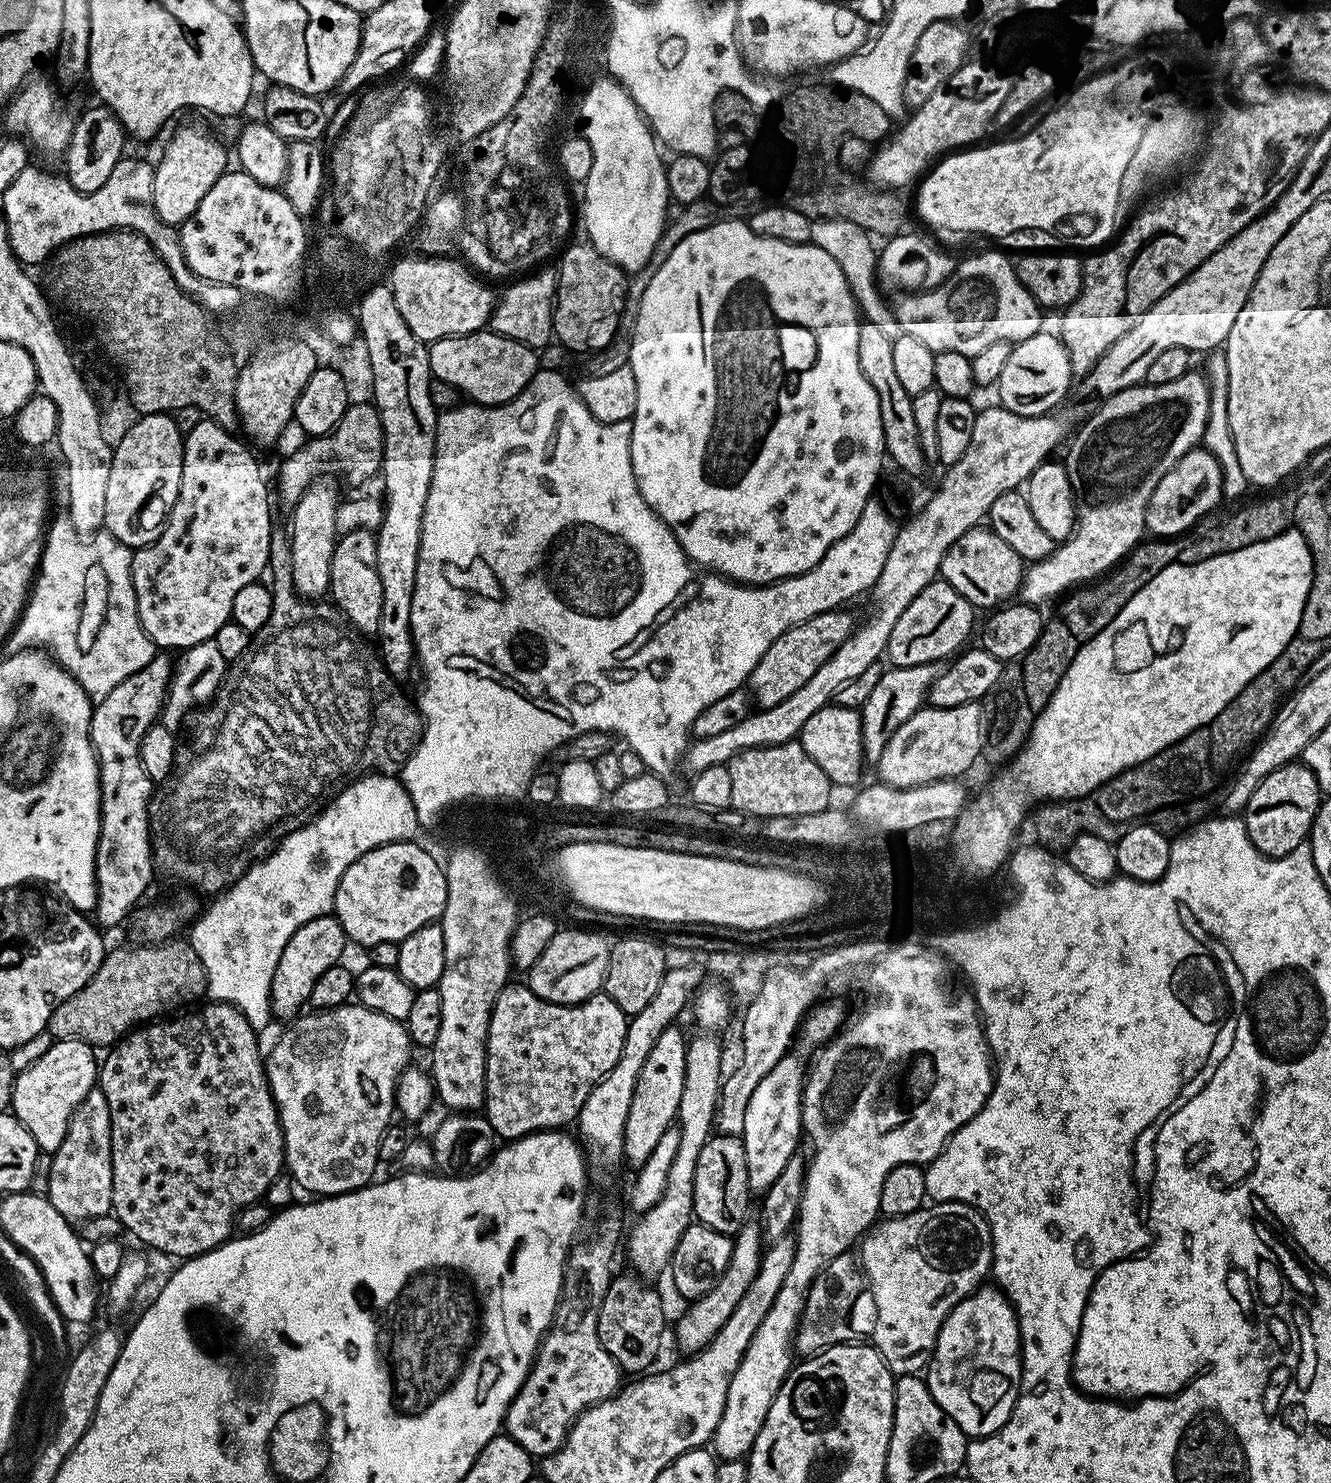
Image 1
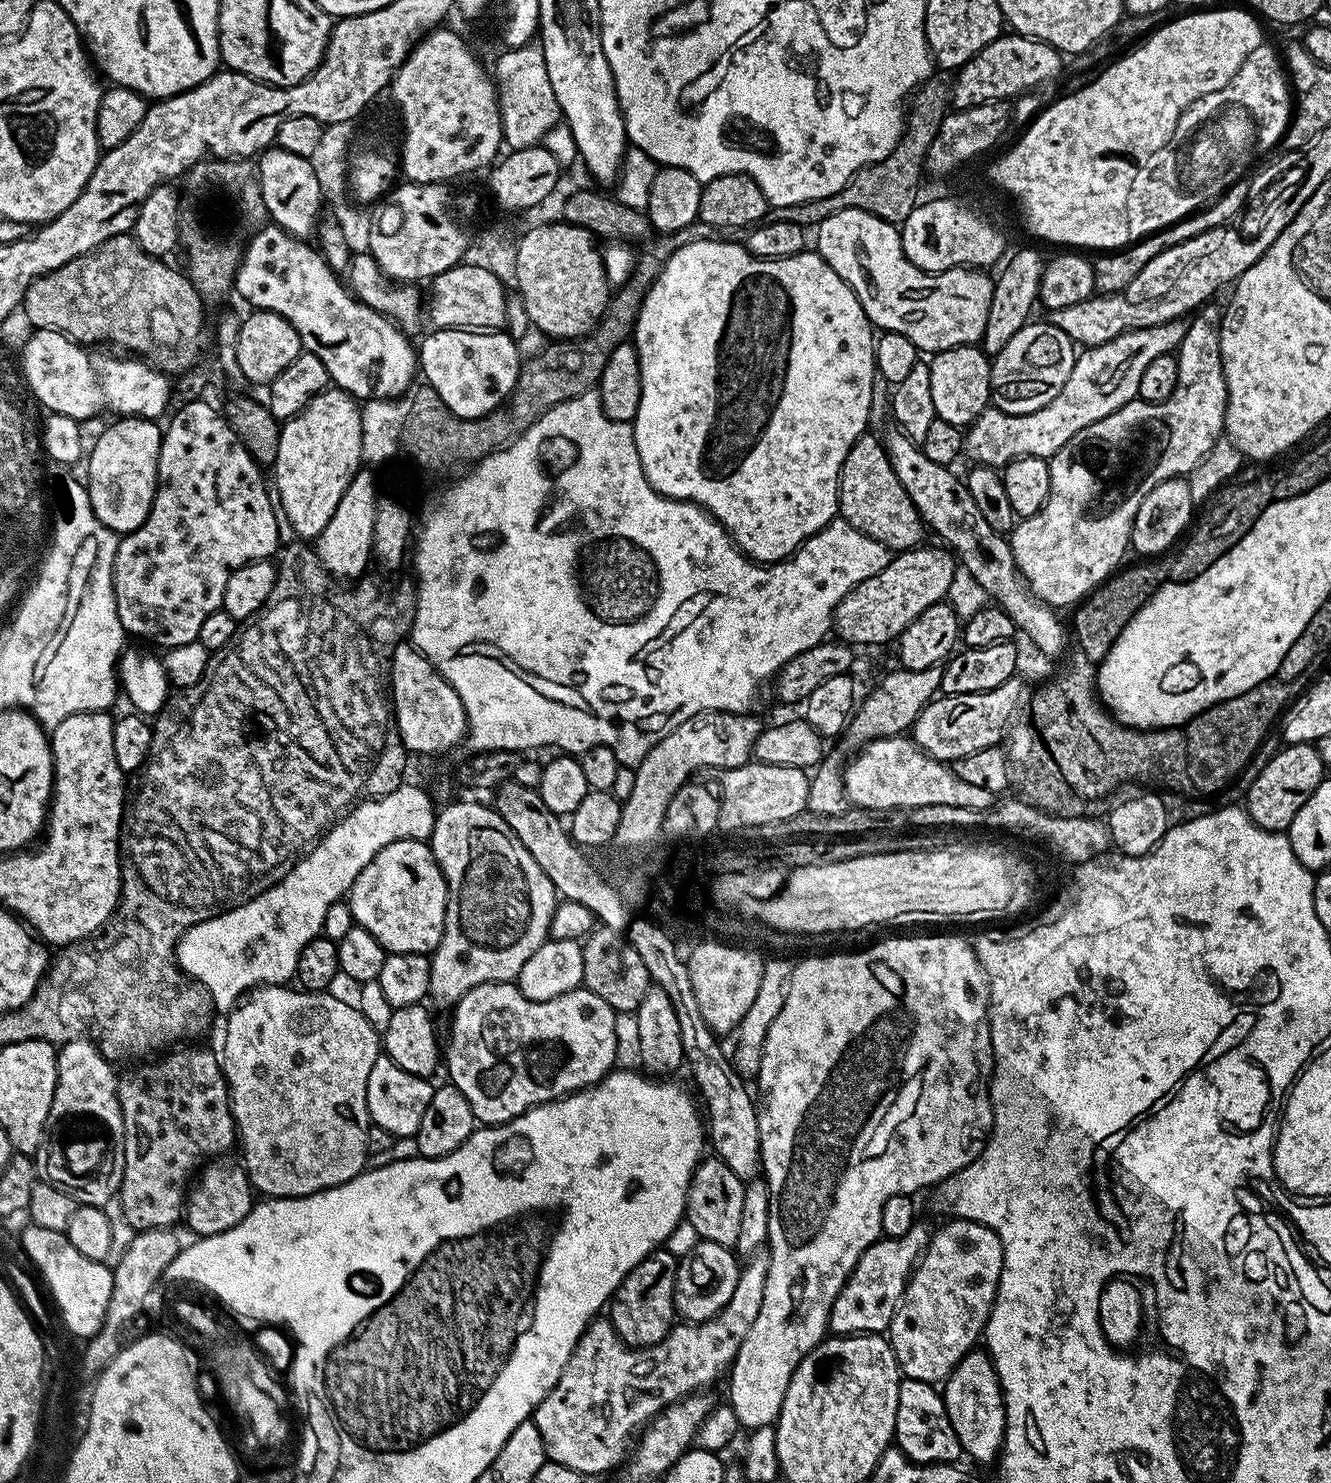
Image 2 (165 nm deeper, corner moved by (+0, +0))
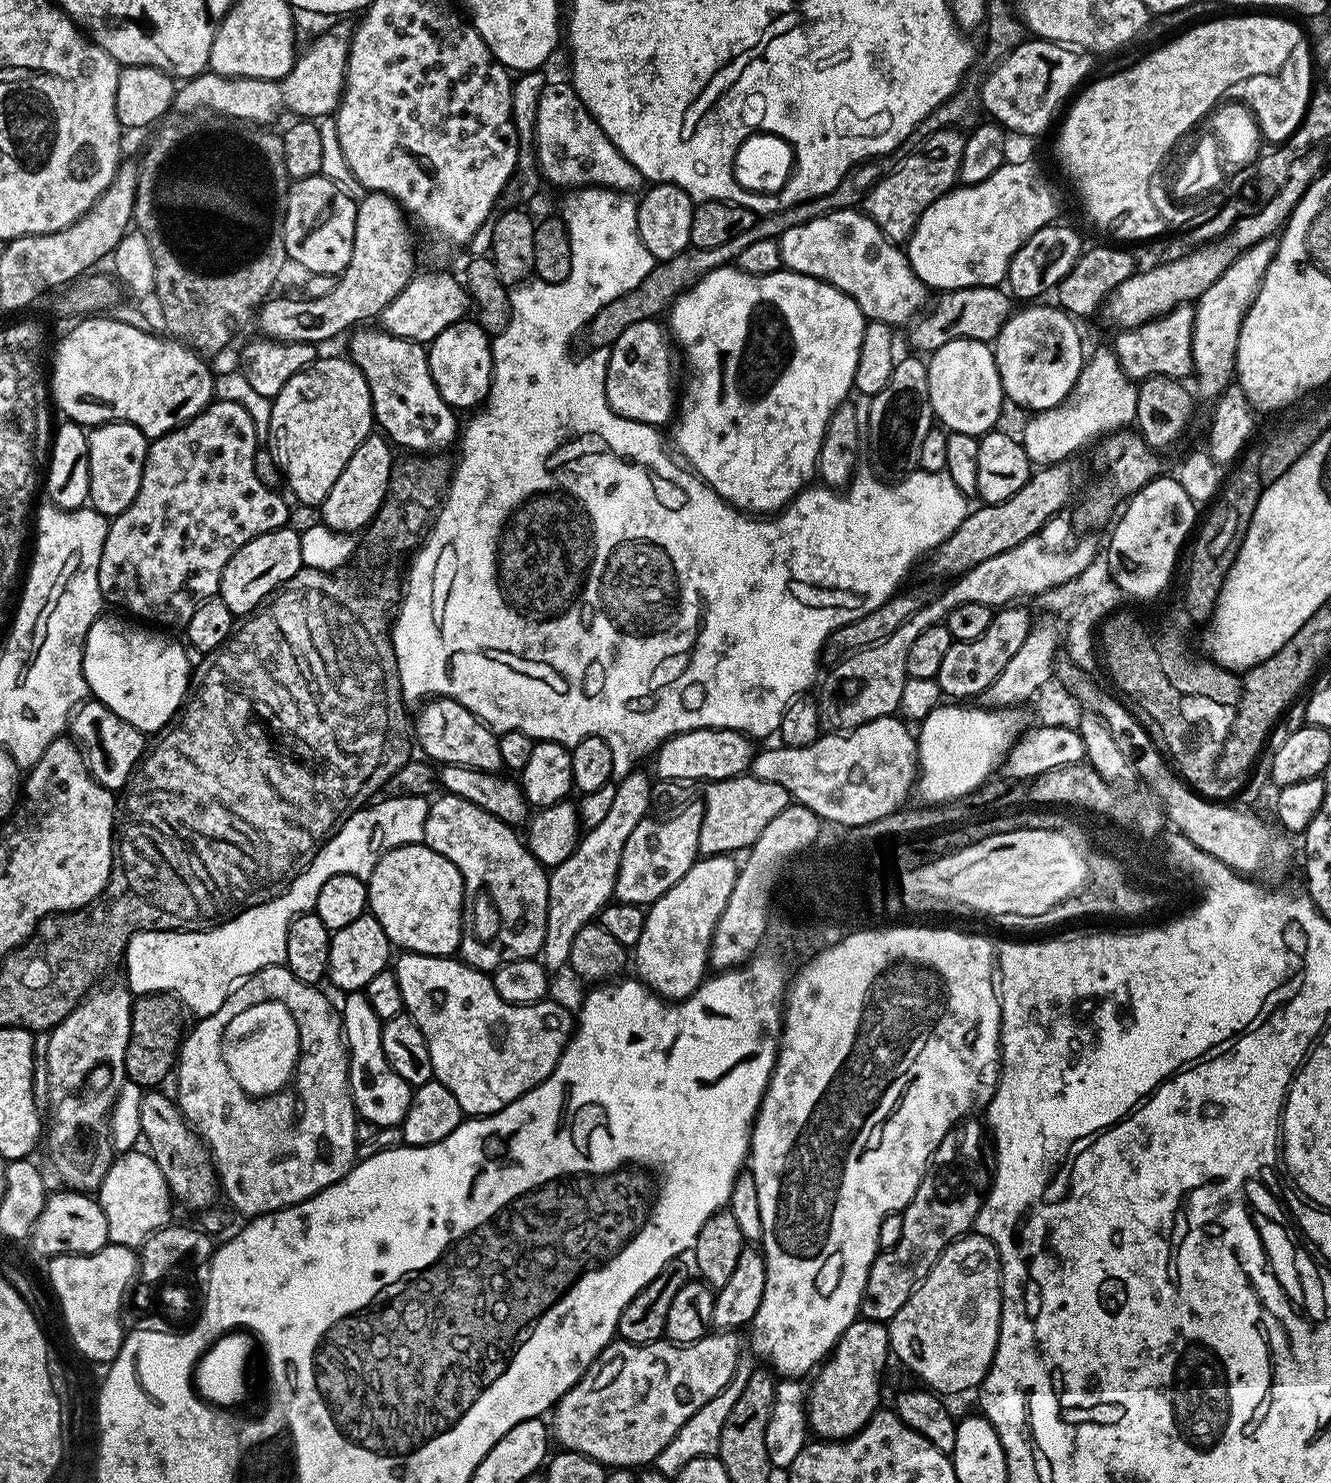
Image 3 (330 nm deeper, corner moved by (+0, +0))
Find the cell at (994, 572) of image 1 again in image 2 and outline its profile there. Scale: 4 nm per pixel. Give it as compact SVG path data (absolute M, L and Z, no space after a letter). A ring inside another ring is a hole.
M865 434L853 446L844 472L840 476L840 516L845 524L885 544L893 553L907 552L921 543L922 521L910 494L902 490L898 474L890 466L890 458L879 435Z

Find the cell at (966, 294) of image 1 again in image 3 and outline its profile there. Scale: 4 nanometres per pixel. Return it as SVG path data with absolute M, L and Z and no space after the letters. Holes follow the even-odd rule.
M841 208L835 212L828 212L825 216L814 218L802 226L786 230L778 239L780 263L787 271L801 272L804 276L813 276L815 280L825 280L828 284L834 285L850 298L854 298L854 302L868 320L886 322L893 326L904 323L907 325L929 303L930 289L914 274L905 249L899 243L889 240L884 231L872 221L872 217L864 215L863 211Z

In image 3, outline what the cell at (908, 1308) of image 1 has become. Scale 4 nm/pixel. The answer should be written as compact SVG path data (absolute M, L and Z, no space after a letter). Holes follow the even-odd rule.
M975 1234L960 1237L959 1240L955 1240L953 1244L944 1248L944 1253L940 1255L938 1262L934 1262L930 1274L926 1274L926 1278L916 1287L914 1294L910 1294L906 1306L902 1306L902 1310L898 1310L898 1314L894 1314L894 1318L887 1321L886 1327L888 1330L891 1355L895 1359L897 1356L924 1383L921 1385L927 1386L937 1394L945 1394L944 1392L968 1392L971 1388L972 1391L979 1389L980 1384L990 1370L992 1359L998 1346L998 1334L1000 1333L1000 1297L1000 1256L996 1253L996 1248L992 1245L992 1241L987 1236L978 1236Z

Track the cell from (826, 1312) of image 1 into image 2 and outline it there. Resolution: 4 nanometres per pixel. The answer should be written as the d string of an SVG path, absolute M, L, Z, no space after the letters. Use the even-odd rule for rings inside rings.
M917 1222L909 1232L898 1238L874 1241L858 1258L842 1290L838 1290L828 1315L828 1332L838 1336L883 1333L890 1326L900 1301L904 1299L908 1277L928 1247L929 1239L930 1228L923 1222Z

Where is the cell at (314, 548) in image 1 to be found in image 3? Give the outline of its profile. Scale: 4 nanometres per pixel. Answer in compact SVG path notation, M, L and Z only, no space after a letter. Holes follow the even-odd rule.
M340 356L317 358L312 365L290 378L286 386L272 400L270 414L270 430L266 447L272 451L272 460L280 467L288 488L304 504L319 506L330 494L334 482L338 482L338 474L346 470L346 462L350 462L350 454L362 446L367 436L373 435L374 417L372 415L372 399L370 386L366 386L366 378L358 365L351 359Z

